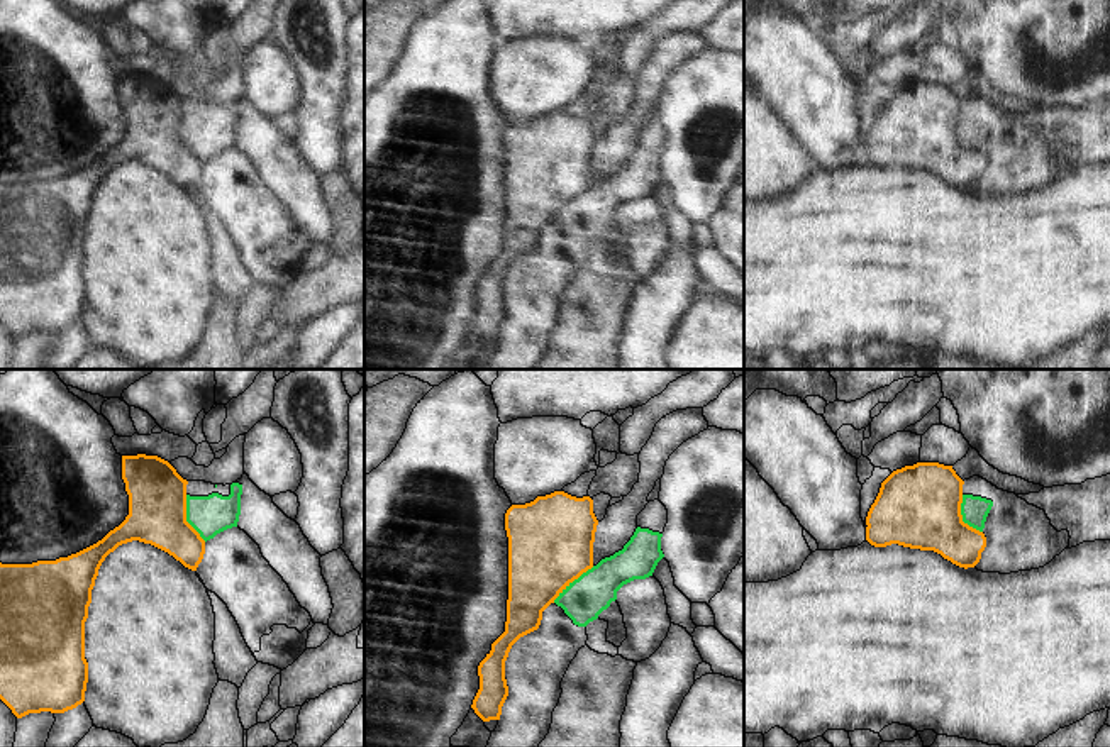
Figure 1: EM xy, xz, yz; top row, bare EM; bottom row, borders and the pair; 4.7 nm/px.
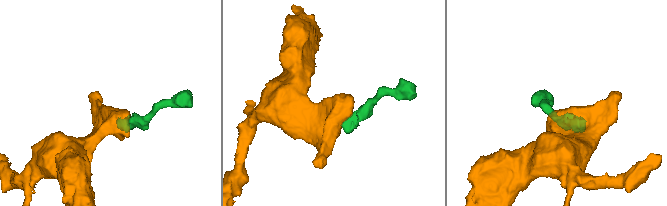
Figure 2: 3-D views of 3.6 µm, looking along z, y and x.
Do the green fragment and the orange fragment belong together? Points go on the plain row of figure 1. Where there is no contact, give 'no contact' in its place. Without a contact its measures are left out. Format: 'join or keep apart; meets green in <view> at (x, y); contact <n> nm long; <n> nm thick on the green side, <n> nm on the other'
keep apart; meets green in xz at (573, 202); contact 260 nm long; 200 nm thick on the green side, 400 nm on the other

